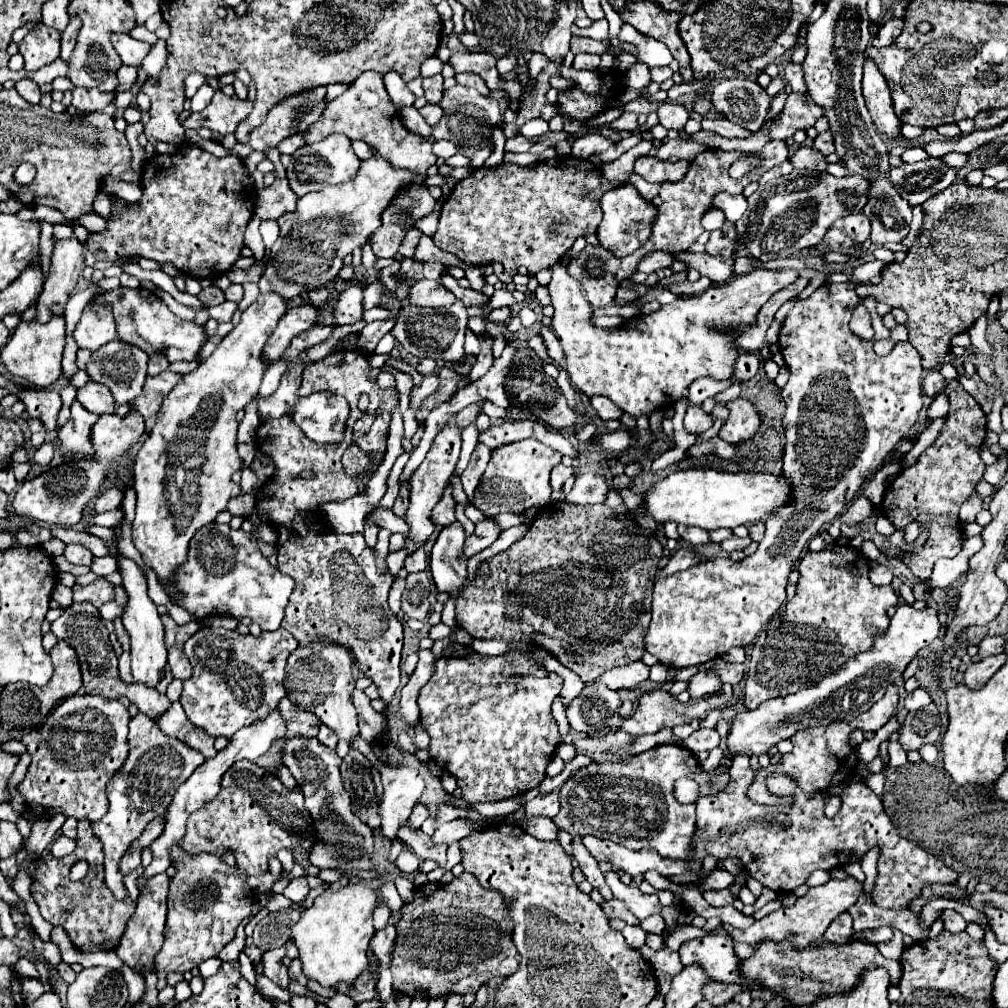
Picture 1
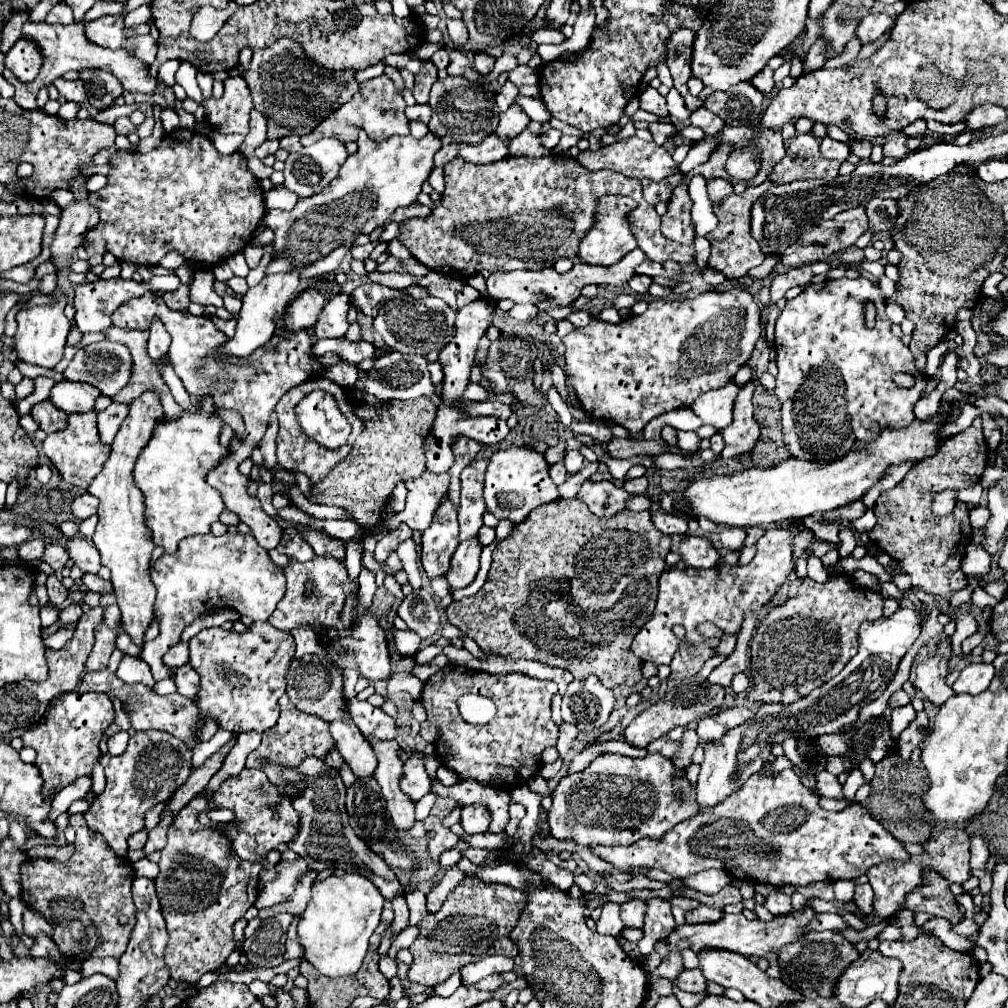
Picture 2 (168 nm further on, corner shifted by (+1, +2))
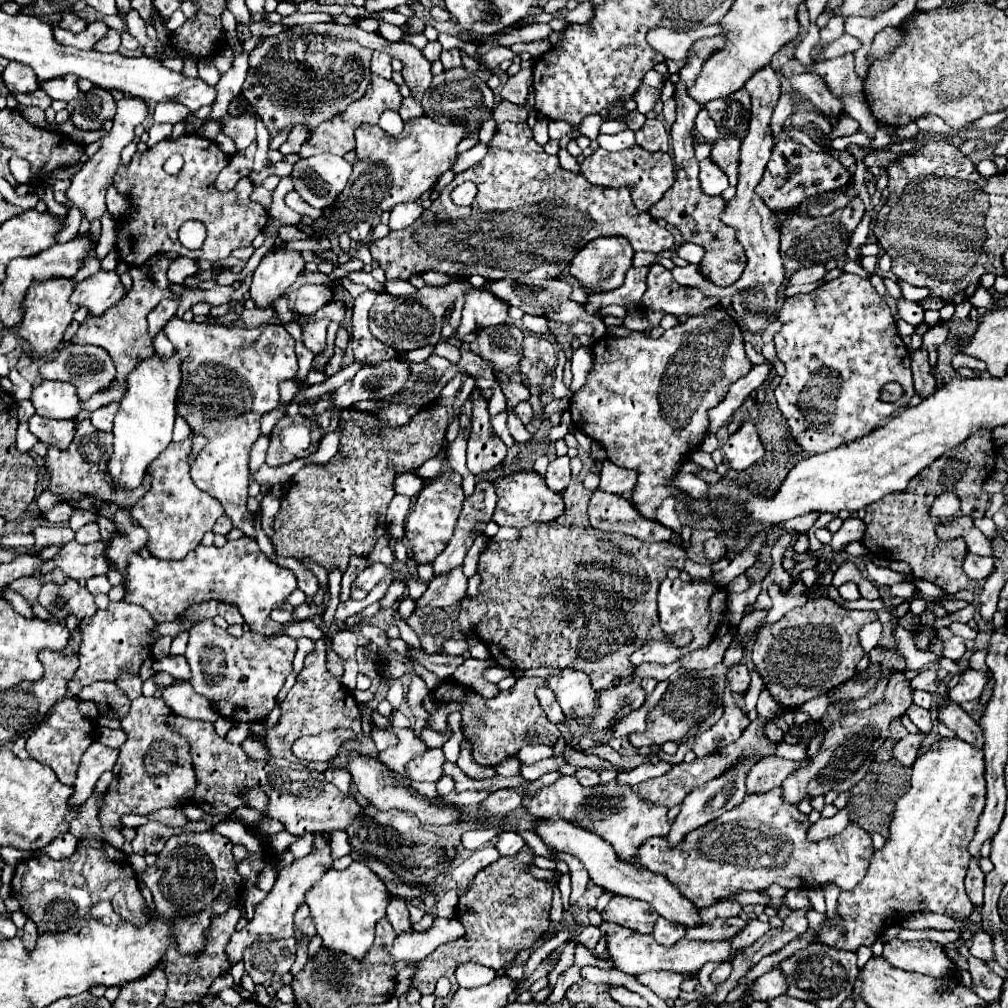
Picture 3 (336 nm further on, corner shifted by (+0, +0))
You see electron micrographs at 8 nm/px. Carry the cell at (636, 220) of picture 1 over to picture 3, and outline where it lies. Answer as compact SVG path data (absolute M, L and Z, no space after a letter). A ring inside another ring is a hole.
M612 236L612 238L596 238L592 242L588 242L588 246L584 246L570 262L570 276L574 280L578 280L584 288L594 290L594 292L608 292L608 290L616 290L622 286L626 270L632 266L632 256L634 250L628 244L626 238L622 236Z

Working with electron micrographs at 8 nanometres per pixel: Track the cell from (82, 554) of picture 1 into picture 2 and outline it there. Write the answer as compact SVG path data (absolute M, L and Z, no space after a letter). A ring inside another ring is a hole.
M47 544L45 554L43 554L41 560L47 562L47 564L51 564L51 568L55 570L55 574L61 576L63 568L65 568L65 564L69 560L69 556L67 556L67 550L63 546L59 546L59 544Z

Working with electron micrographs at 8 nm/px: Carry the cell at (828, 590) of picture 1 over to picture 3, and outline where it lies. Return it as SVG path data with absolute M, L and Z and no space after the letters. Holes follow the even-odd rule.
M812 596L802 608L794 608L780 622L758 630L752 646L752 662L772 698L786 708L798 708L854 676L856 664L864 656L858 632L874 620L878 620L878 614L872 610L844 610L830 598Z

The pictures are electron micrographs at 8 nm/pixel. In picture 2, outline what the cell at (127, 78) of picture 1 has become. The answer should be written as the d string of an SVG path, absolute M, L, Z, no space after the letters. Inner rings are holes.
M139 6L137 10L133 10L125 16L125 28L133 28L133 26L145 24L149 20L151 20L151 8L149 6Z

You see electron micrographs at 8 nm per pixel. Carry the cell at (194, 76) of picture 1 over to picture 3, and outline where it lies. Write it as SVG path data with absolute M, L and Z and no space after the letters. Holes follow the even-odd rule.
M176 102L158 103L154 110L156 123L170 123L172 125L186 119L189 114L188 108Z

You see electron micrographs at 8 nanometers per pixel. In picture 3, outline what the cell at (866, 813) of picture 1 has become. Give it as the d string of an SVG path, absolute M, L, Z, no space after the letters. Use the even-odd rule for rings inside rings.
M776 788L766 794L746 796L740 806L690 832L676 848L668 848L666 838L650 838L636 856L650 872L664 874L668 882L678 886L696 908L710 908L716 902L732 900L732 896L740 892L764 892L770 884L816 888L834 882L842 890L852 890L864 878L874 852L870 834L850 822L846 830L834 838L808 842L808 816L784 802L780 792L782 790Z

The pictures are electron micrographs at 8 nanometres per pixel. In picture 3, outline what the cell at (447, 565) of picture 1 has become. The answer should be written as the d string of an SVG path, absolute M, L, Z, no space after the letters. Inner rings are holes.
M442 472L440 476L426 482L424 490L420 490L416 504L406 522L406 538L410 540L418 564L432 562L440 554L440 550L444 550L448 538L452 538L452 530L462 510L462 502L464 502L462 476L456 472Z

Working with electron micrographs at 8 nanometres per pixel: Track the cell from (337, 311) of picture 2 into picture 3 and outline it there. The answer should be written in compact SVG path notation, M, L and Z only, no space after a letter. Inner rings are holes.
M328 320L304 324L304 328L302 328L302 344L310 352L318 354L318 352L322 352L326 348L326 328L328 328L328 324L330 324Z

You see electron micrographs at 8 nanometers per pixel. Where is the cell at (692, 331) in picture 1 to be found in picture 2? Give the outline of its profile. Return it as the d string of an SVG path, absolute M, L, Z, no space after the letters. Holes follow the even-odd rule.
M733 288L733 290L725 290L725 292L717 292L717 290L711 290L711 292L703 292L695 298L687 298L687 300L653 300L649 302L649 308L645 314L641 316L627 316L623 318L619 324L607 324L599 318L591 318L591 322L583 328L575 328L571 334L567 334L563 338L563 344L567 348L565 352L565 370L567 370L567 384L577 392L577 398L579 402L583 404L583 408L593 414L595 418L601 418L601 420L613 420L615 424L621 424L625 426L633 438L641 438L641 430L643 426L669 412L669 410L675 410L675 408L687 408L695 402L695 398L707 390L713 390L713 388L721 388L723 384L727 384L735 374L737 370L751 358L751 352L755 348L755 342L759 340L761 336L761 326L759 326L759 318L761 318L761 312L759 312L759 304L755 302L755 298L751 296L751 292L747 288Z

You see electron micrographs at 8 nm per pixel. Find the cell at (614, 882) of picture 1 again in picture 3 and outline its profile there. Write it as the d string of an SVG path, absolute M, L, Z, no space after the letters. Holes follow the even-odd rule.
M658 918L656 926L654 926L654 940L662 946L672 946L676 942L680 942L680 938L684 938L684 926L678 926L678 924L672 924L664 918Z

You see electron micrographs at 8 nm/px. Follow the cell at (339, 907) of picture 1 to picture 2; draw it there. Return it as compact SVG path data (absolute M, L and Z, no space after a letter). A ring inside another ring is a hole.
M359 874L329 876L313 884L313 896L299 918L297 936L309 960L323 976L339 978L351 976L361 968L367 954L367 942L379 924L383 910L383 894Z

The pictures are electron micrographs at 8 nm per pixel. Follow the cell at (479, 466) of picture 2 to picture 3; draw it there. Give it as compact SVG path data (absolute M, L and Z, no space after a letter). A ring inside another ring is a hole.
M478 482L474 494L464 500L464 508L458 516L450 542L432 562L434 576L444 576L462 564L472 542L484 532L486 524L492 520L494 508L496 508L494 484Z

